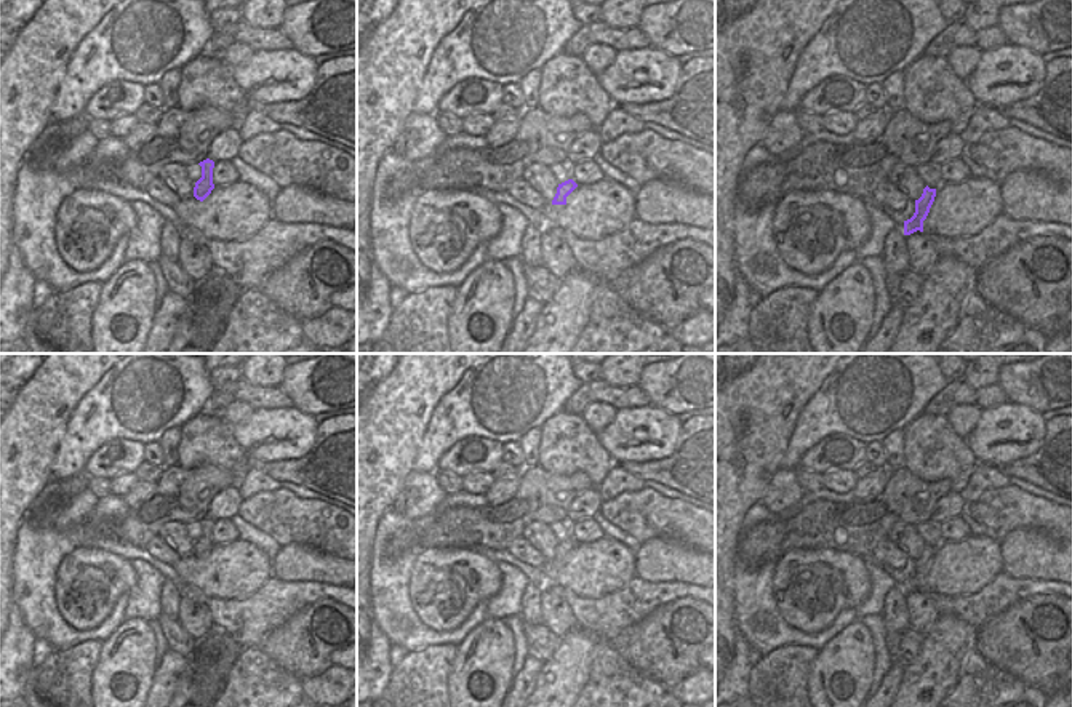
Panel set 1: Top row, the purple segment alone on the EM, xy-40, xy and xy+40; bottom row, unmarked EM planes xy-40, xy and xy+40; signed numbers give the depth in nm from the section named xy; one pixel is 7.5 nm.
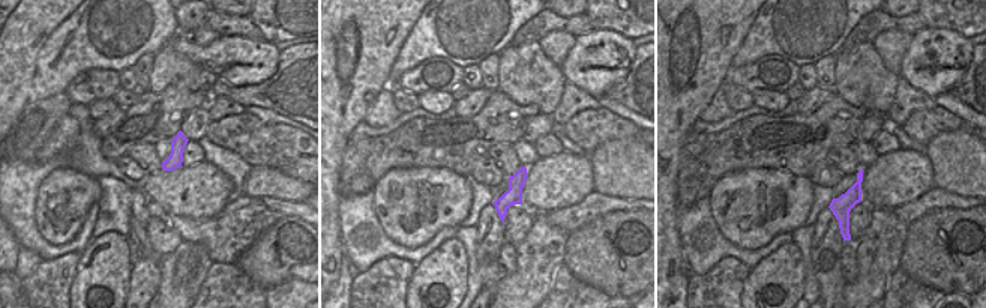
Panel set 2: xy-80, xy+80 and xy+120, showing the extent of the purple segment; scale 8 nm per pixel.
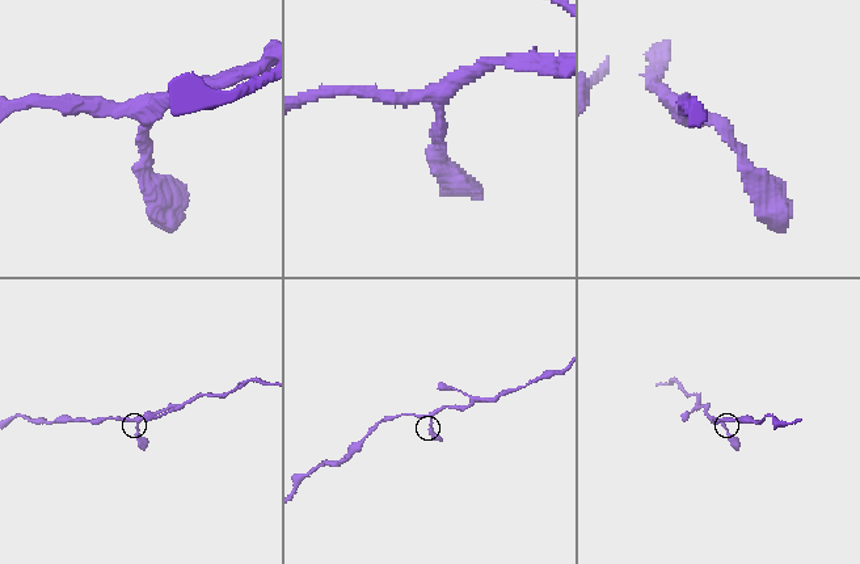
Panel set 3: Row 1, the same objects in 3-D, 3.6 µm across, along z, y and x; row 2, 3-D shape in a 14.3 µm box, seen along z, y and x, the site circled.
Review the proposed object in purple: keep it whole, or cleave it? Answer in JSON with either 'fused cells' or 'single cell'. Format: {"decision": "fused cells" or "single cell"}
{"decision": "single cell"}

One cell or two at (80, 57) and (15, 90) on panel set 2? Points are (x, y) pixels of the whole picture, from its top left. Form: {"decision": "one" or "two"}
{"decision": "two"}

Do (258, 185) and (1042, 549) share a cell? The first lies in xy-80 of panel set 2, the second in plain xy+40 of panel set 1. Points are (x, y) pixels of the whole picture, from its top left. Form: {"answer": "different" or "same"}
{"answer": "same"}

